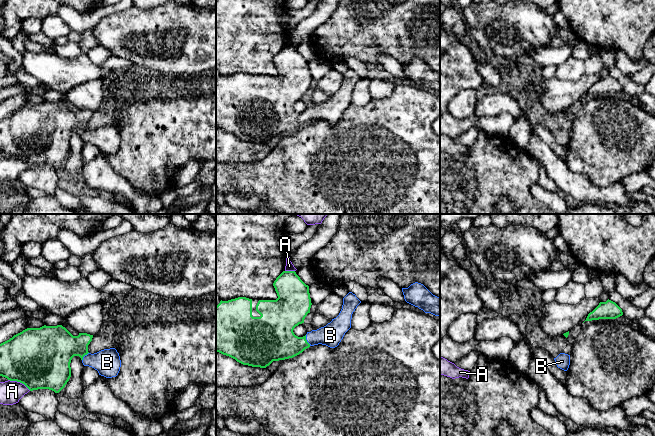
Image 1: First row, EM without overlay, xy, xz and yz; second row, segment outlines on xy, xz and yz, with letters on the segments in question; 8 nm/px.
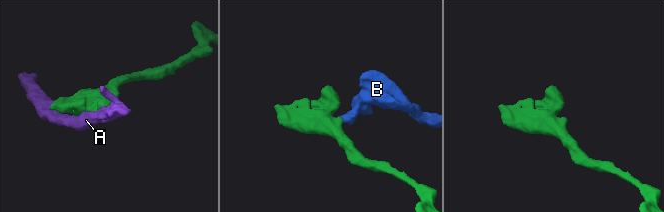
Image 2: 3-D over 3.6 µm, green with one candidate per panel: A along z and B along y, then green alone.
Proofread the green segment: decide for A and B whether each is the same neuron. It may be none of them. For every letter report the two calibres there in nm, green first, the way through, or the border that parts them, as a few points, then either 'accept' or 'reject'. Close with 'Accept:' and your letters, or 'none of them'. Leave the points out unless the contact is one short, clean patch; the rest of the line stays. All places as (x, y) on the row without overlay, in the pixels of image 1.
A: calibres 480 and 180 nm; reject
B: calibres 320 and 180 nm; way xz (275, 116), (306, 116), (330, 111); accept
Accept: B

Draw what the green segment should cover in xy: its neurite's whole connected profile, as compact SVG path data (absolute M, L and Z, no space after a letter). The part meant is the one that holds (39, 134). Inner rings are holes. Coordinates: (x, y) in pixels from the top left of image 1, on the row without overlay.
M62 101L27 104L0 120L0 152L20 158L30 167L49 165L59 169L71 153L72 134L79 132L84 142L94 144L99 151L106 154L116 153L121 143L119 129L115 124L89 129L88 121L92 114L93 111L87 109L73 112Z

